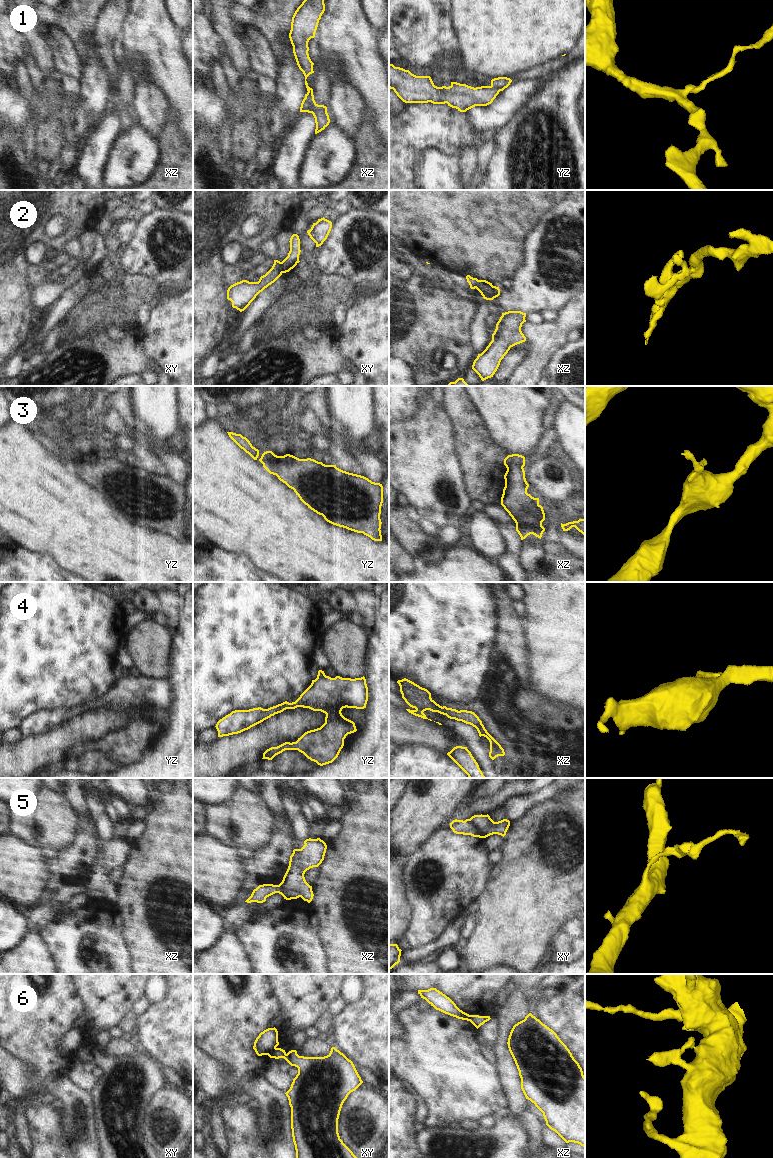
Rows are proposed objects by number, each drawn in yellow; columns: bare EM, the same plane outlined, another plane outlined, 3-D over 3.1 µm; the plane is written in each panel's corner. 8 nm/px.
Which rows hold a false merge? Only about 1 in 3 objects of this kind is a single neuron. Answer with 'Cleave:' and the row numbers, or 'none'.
Cleave: 2, 3, 4, 5, 6

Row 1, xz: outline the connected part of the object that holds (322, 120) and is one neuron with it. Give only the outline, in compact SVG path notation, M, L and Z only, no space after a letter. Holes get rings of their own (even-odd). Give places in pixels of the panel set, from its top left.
M304 0L295 11L289 38L293 46L293 53L299 69L305 76L307 93L300 107L300 112L312 113L315 118L315 134L324 130L330 123L327 107L318 105L314 100L313 89L308 86L307 77L314 73L308 51L308 42L315 37L319 20L325 11L324 0Z

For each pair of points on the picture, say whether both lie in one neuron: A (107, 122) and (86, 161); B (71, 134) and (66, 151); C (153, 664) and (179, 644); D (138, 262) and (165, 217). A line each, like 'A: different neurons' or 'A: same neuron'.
A: same neuron
B: different neurons
C: different neurons
D: same neuron

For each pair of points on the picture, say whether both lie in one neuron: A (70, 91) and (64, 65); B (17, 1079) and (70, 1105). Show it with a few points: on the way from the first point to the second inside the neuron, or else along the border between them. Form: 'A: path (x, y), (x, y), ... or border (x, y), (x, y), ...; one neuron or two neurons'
A: border (62, 73), (78, 79); two neurons
B: path (30, 1085), (51, 1086), (57, 1092); one neuron

